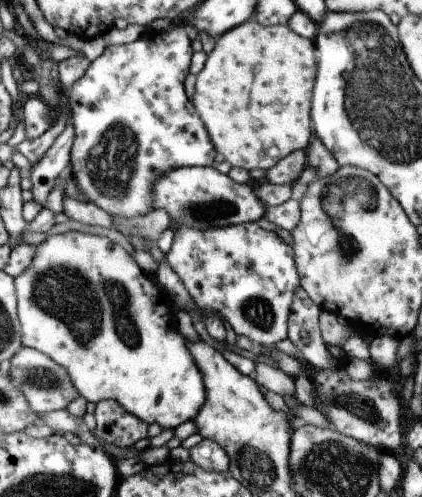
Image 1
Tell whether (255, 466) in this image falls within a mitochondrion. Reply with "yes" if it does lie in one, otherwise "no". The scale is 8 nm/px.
yes

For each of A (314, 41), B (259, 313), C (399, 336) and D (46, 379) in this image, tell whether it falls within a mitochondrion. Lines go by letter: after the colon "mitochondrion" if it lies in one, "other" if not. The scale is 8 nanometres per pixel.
A: other
B: mitochondrion
C: other
D: mitochondrion

